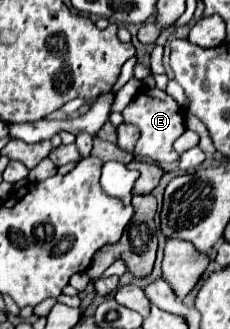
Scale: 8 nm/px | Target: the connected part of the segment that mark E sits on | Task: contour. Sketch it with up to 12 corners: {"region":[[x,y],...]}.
{"region":[[159,88],[139,90],[123,122],[139,128],[137,156],[175,162],[185,110]]}

